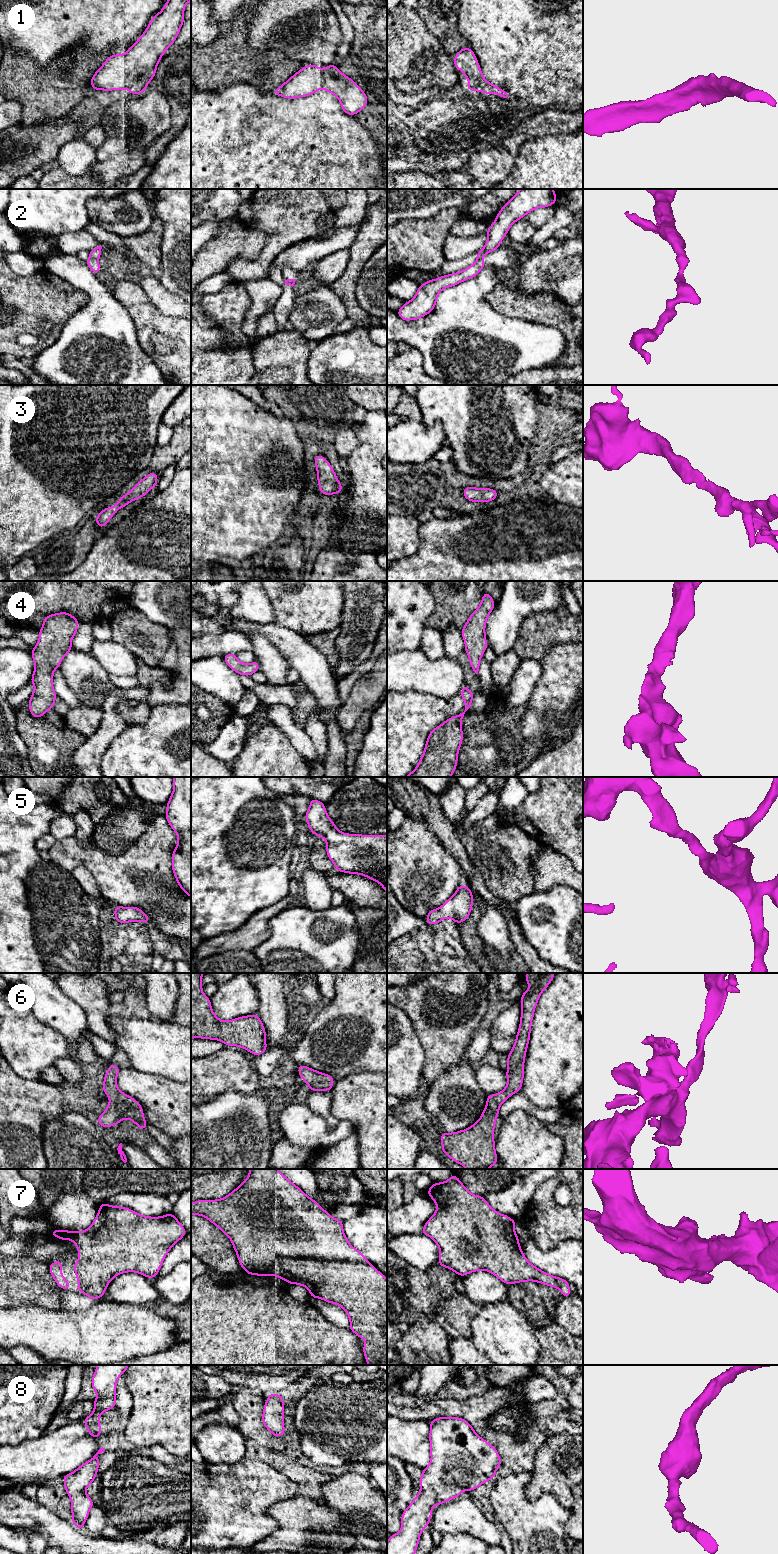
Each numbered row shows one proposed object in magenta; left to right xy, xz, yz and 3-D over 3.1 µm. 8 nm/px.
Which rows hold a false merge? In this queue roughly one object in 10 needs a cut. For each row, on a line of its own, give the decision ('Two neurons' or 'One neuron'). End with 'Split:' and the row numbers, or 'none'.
1: One neuron
2: One neuron
3: One neuron
4: One neuron
5: One neuron
6: One neuron
7: One neuron
8: One neuron
Split: none

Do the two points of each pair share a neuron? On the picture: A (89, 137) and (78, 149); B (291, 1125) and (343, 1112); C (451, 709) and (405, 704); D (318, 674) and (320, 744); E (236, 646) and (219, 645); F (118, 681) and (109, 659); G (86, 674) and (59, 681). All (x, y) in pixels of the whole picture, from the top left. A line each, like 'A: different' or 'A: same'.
A: different
B: different
C: same
D: different
E: same
F: different
G: different

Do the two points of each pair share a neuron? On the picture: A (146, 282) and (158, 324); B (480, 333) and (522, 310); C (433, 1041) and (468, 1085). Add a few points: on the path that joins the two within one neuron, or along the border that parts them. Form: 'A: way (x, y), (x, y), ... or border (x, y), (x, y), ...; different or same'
A: border (139, 283), (155, 307), (161, 313), (170, 317); different
B: border (490, 304), (503, 315), (513, 316), (533, 323); different
C: border (467, 1047), (462, 1058), (443, 1071), (434, 1080); different

